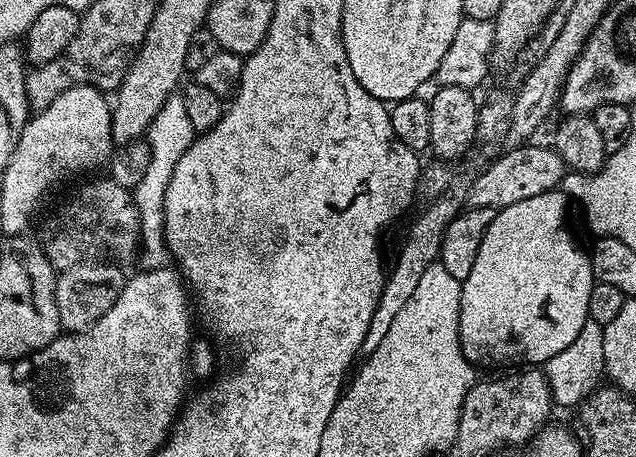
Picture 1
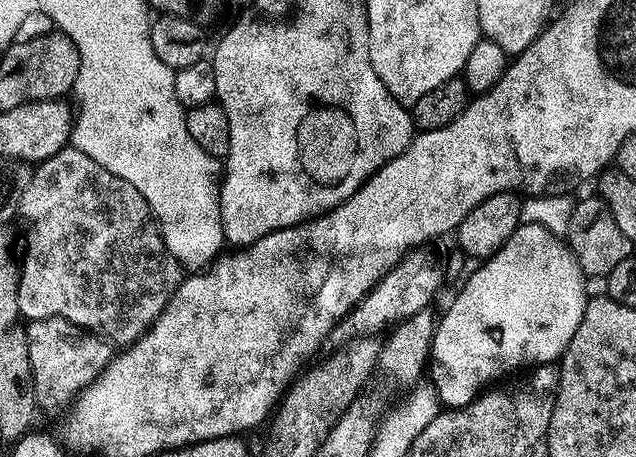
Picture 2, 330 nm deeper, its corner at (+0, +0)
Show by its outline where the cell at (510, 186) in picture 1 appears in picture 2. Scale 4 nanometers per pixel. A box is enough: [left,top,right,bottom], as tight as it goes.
[346,246,444,338]

